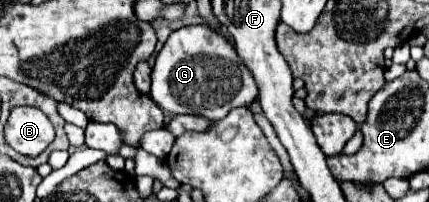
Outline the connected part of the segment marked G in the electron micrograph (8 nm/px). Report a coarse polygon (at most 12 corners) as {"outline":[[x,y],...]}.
{"outline":[[201,23],[169,35],[149,95],[219,121],[257,99],[229,37]]}

